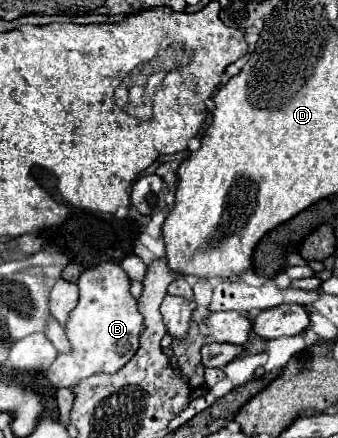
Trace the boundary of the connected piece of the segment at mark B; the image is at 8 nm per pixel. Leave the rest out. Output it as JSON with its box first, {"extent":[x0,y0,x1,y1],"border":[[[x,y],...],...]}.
{"extent":[44,262,144,388],"border":[[[106,262],[88,268],[78,278],[78,288],[78,306],[70,312],[66,322],[66,336],[72,344],[72,352],[60,354],[54,364],[44,372],[54,388],[70,388],[98,372],[118,372],[136,354],[138,336],[144,326],[144,318],[138,312],[138,302],[130,294],[130,278],[118,264]]]}

